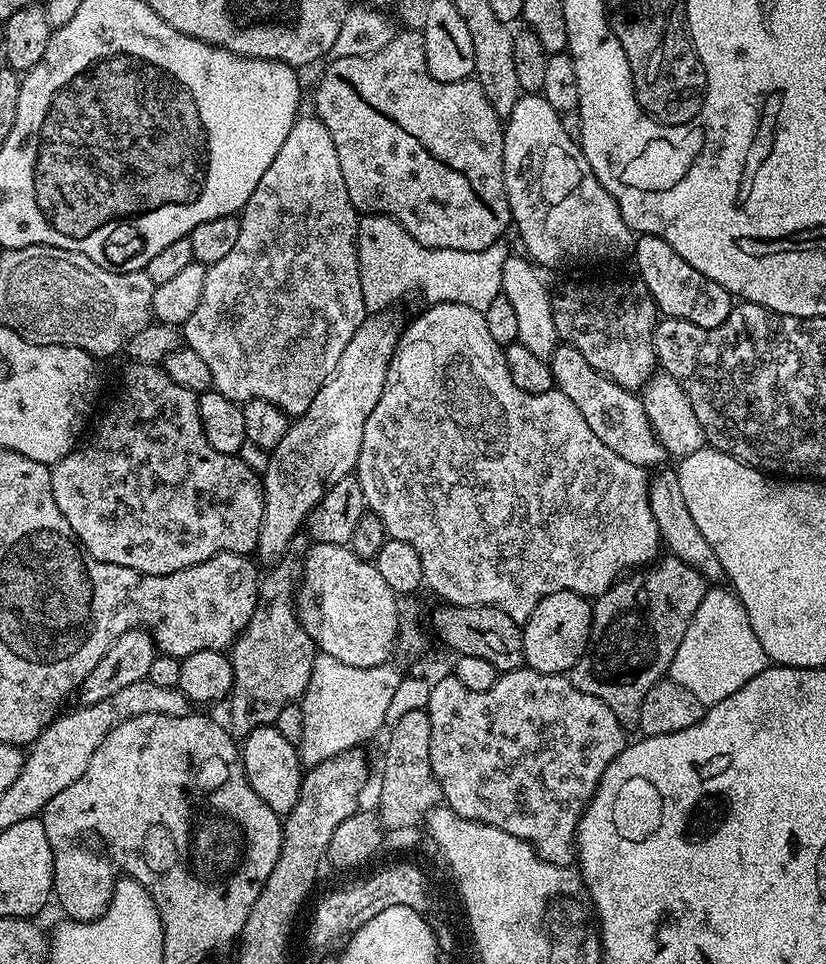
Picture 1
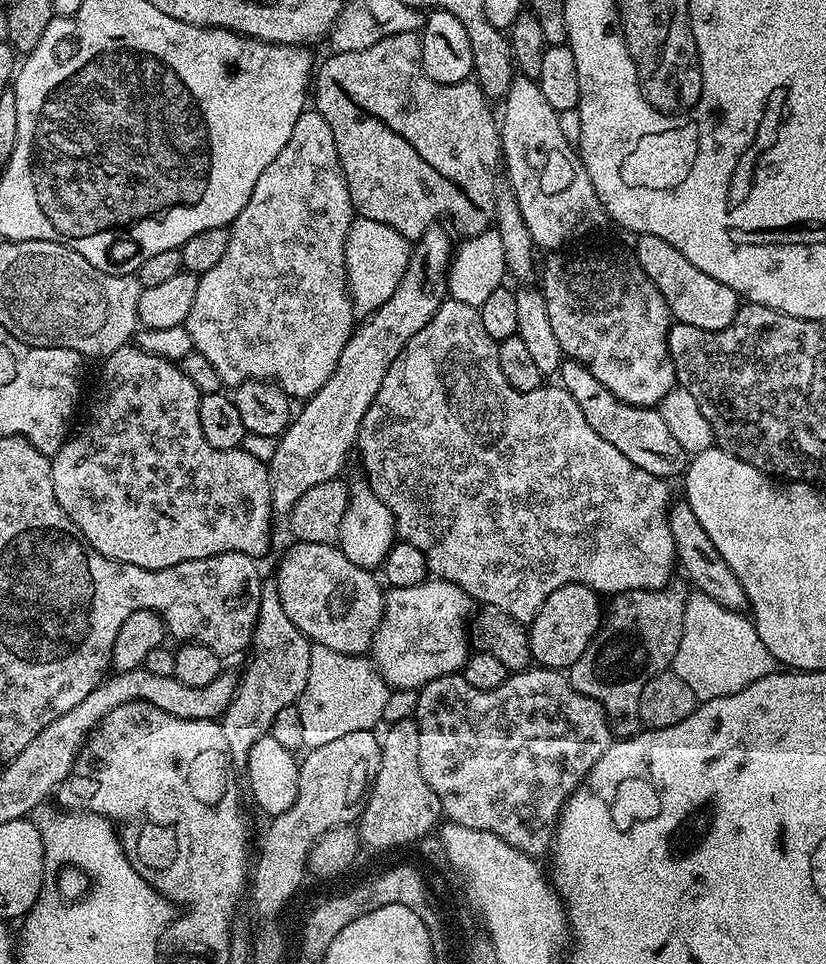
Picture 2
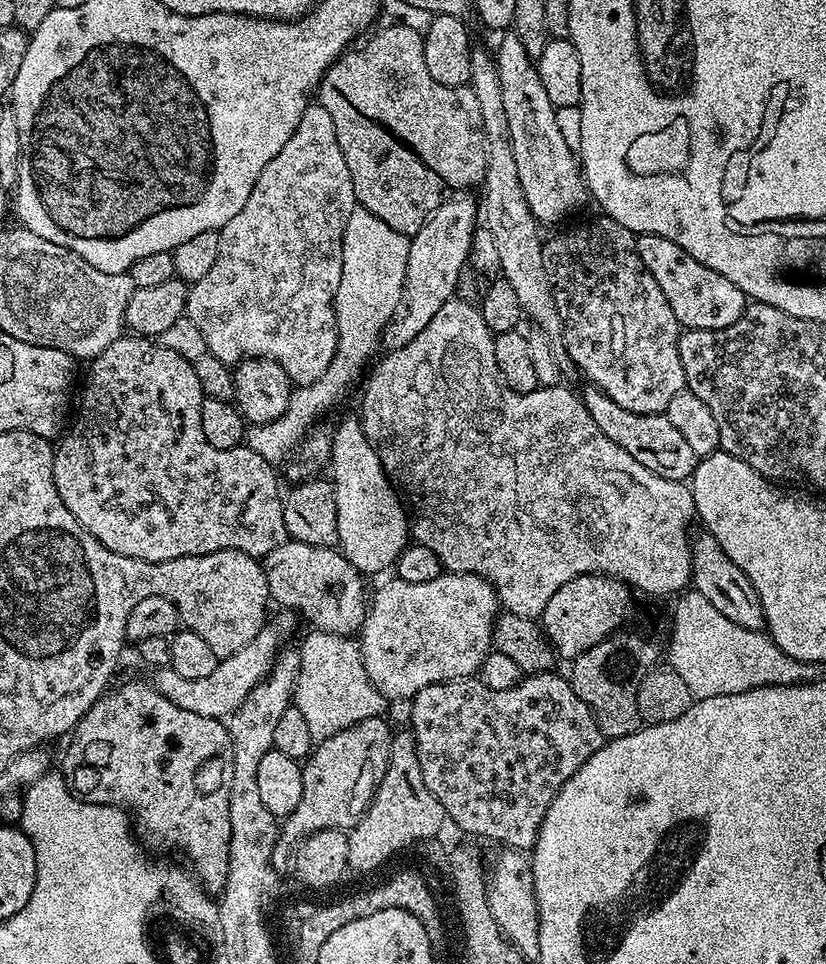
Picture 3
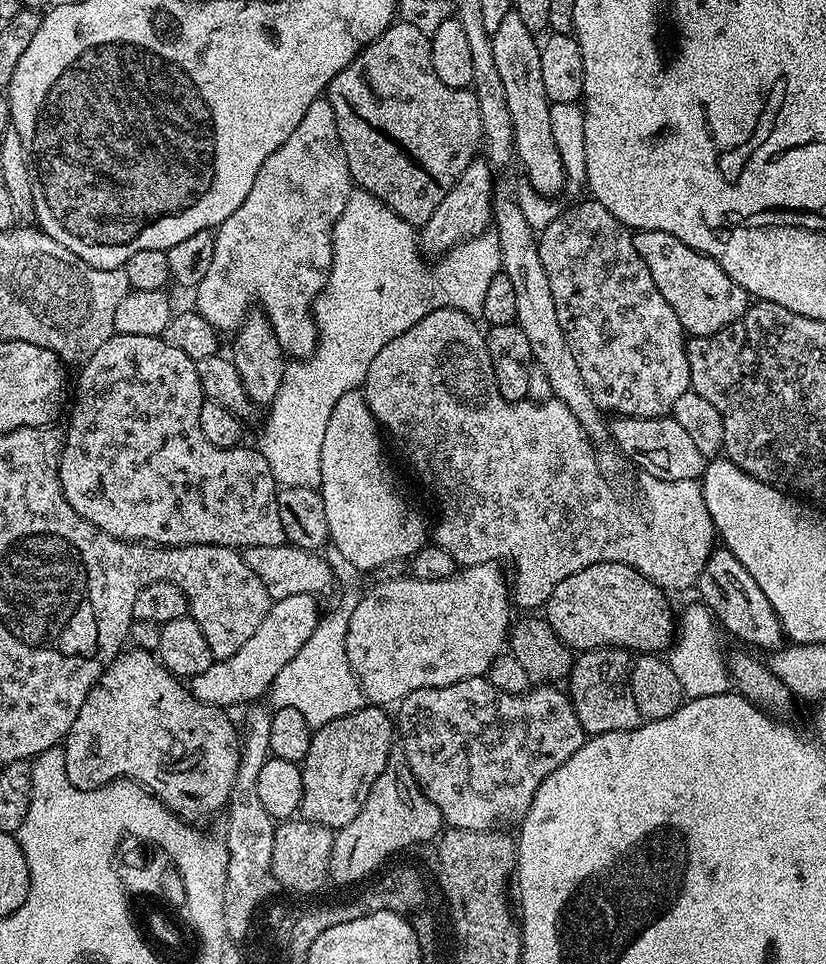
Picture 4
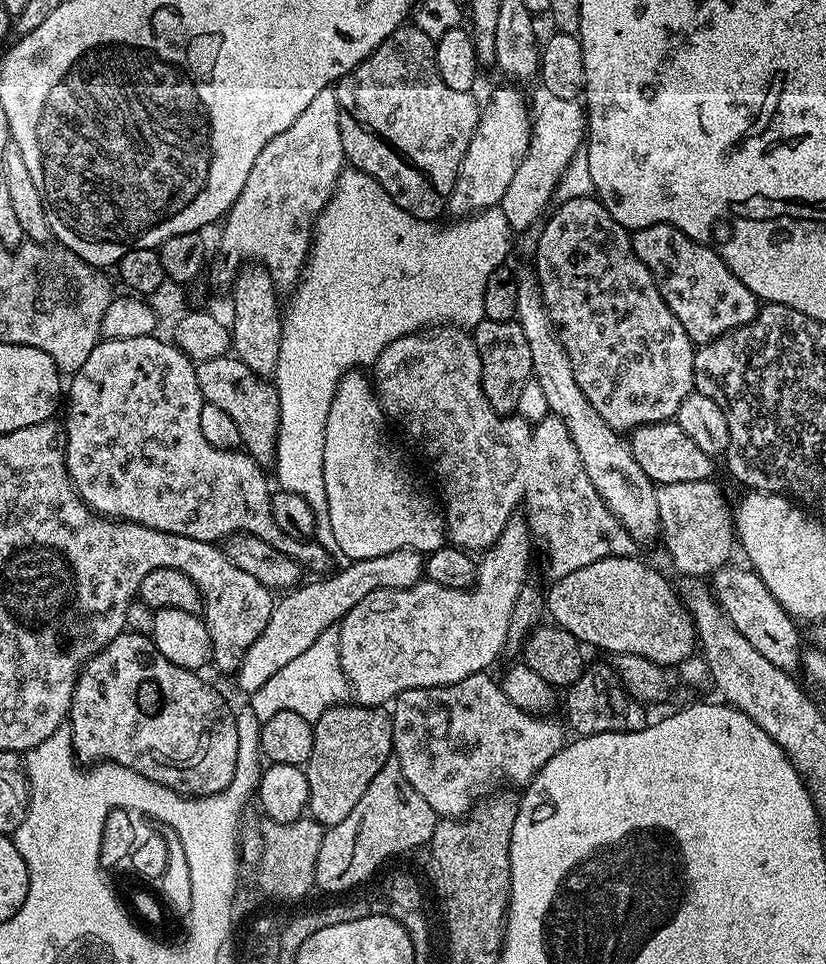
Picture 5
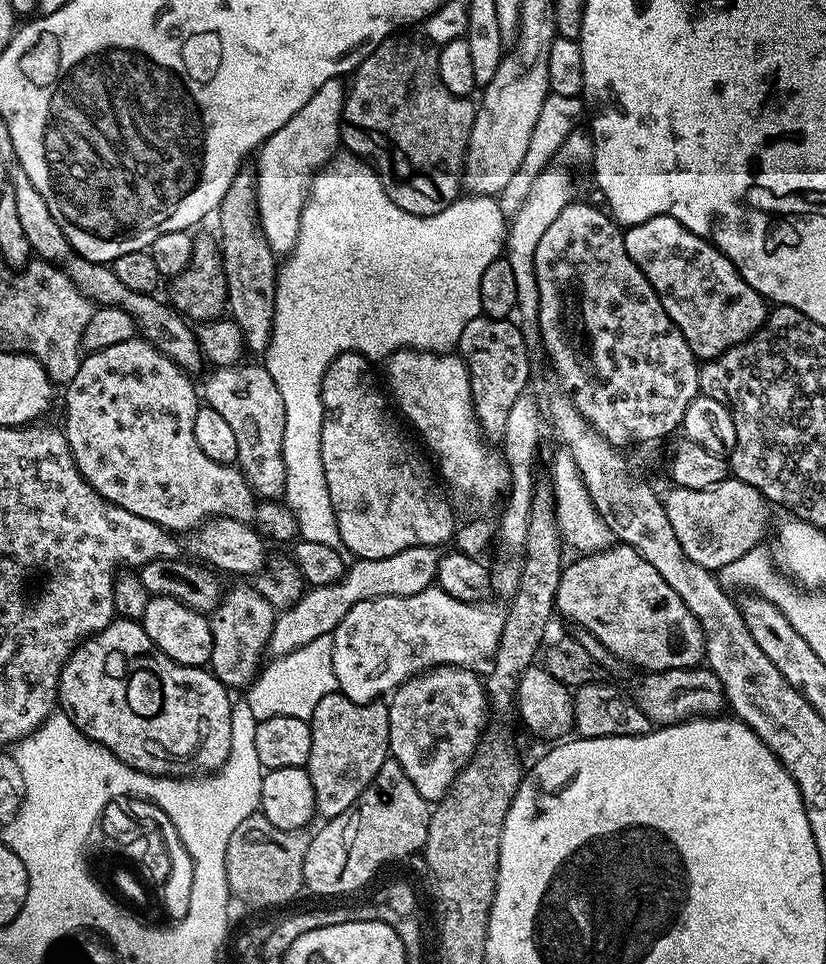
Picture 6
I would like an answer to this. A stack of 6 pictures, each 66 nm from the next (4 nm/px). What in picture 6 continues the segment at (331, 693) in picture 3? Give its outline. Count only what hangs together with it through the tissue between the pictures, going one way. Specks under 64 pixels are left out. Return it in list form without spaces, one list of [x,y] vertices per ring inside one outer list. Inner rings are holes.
[[[319,635],[298,650],[271,659],[247,689],[244,699],[257,723],[274,717],[309,721],[322,698],[334,691],[337,691],[337,678],[334,676],[332,636]]]

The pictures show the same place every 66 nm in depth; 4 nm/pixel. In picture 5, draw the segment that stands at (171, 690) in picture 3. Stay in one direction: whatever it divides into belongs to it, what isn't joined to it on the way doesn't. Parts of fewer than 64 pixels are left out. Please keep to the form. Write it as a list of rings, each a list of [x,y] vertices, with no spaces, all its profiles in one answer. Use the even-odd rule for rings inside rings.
[[[413,548],[394,550],[394,554],[386,554],[382,558],[366,558],[345,563],[345,568],[333,571],[323,578],[312,578],[299,586],[285,591],[284,596],[272,605],[270,622],[266,622],[266,630],[258,634],[258,638],[250,650],[242,658],[240,667],[234,673],[234,679],[244,694],[251,694],[264,686],[282,666],[287,666],[294,658],[305,653],[327,628],[339,625],[346,613],[354,610],[366,594],[374,594],[374,590],[402,590],[413,588],[421,583],[426,556]]]

